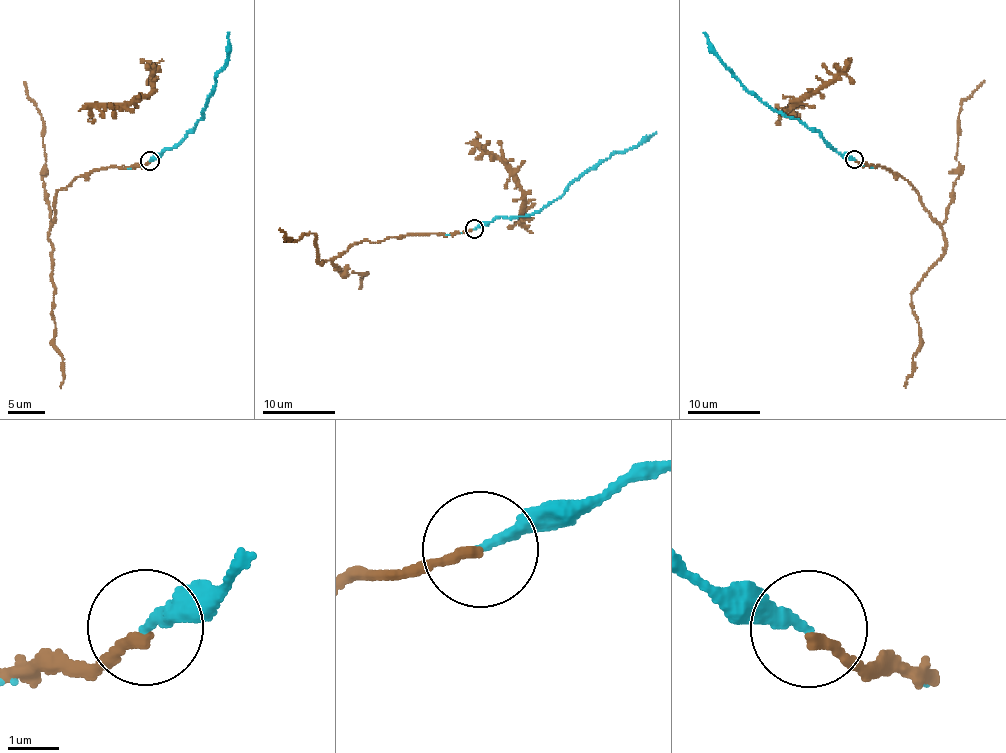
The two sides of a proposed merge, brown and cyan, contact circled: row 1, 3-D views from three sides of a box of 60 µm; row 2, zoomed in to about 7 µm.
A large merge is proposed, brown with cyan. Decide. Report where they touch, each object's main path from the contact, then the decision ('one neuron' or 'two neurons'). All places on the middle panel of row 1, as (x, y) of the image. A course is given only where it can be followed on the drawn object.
at (474, 229); brown runs (473, 229), (363, 240), (318, 263), (313, 233), (286, 239), (290, 237), (279, 230); cyan runs (473, 229), (499, 216), (512, 218), (538, 213), (560, 196), (567, 185), (601, 162), (656, 132); one neuron

